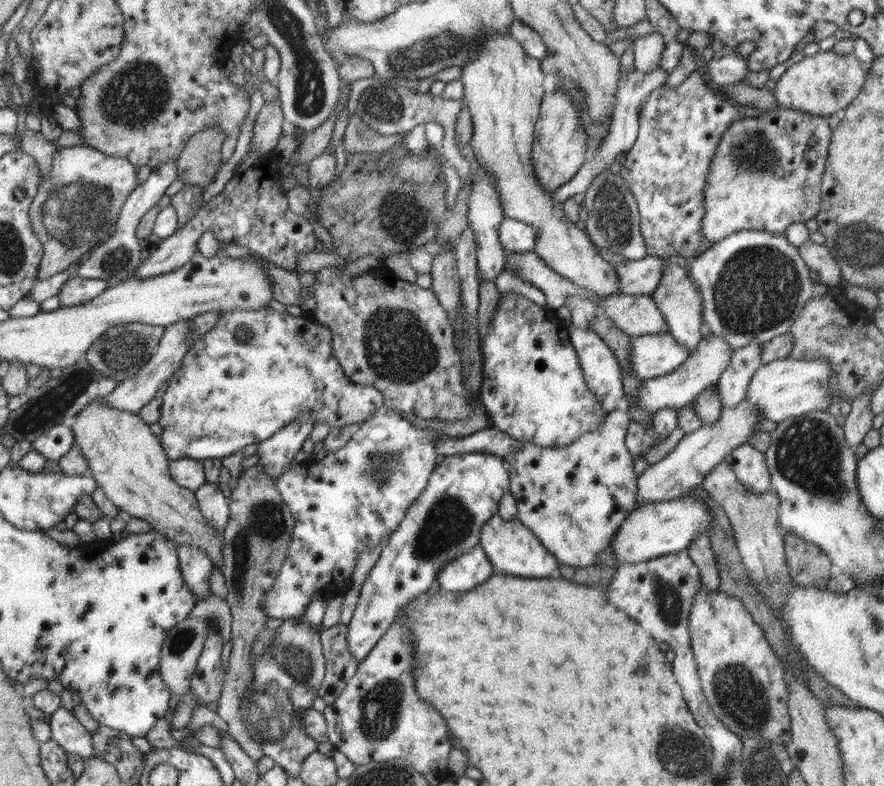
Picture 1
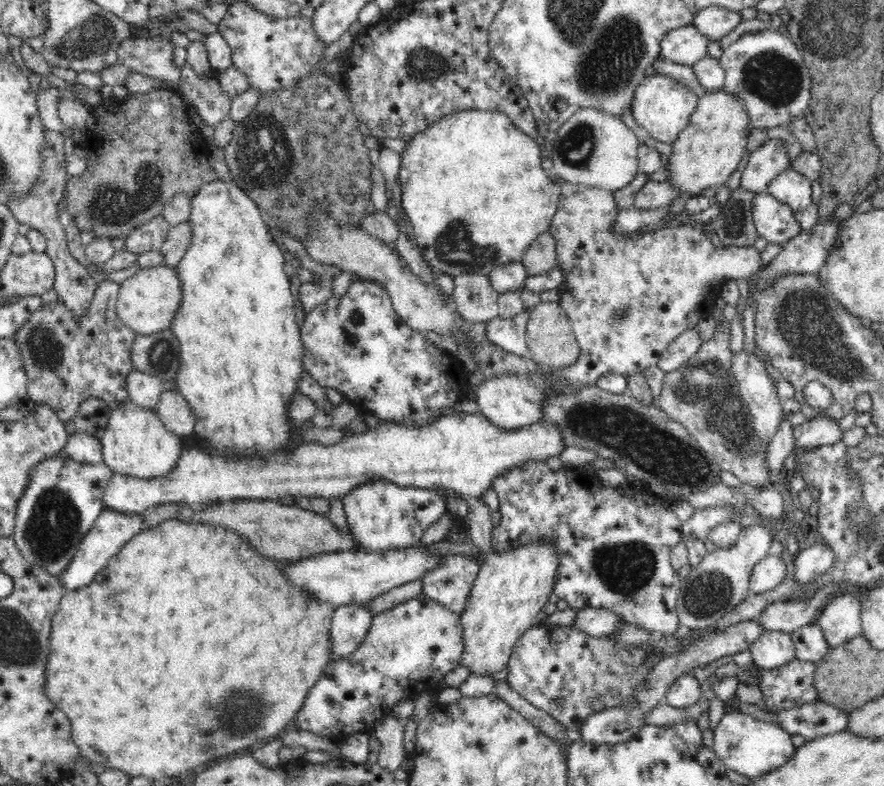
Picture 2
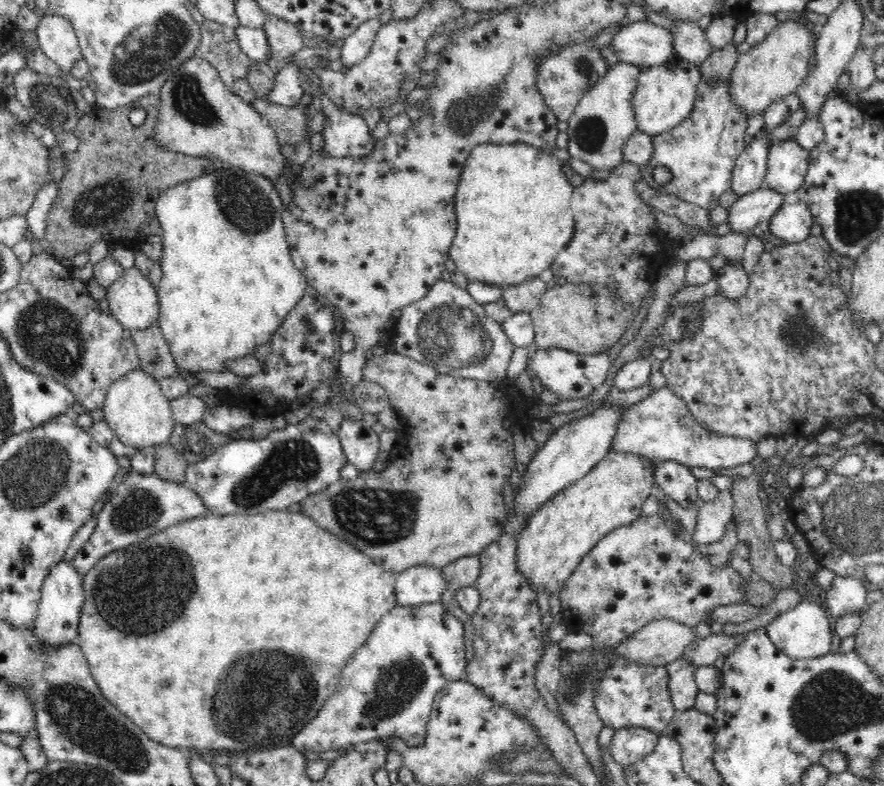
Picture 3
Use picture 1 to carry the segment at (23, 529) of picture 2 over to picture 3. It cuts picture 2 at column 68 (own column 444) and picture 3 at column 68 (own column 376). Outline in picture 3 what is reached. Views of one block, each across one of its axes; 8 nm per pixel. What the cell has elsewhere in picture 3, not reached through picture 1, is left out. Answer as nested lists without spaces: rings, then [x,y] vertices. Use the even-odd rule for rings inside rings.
[[[60,562],[49,570],[41,586],[41,599],[35,620],[34,635],[42,645],[55,649],[64,643],[78,642],[80,614],[85,601],[83,578],[72,563]]]

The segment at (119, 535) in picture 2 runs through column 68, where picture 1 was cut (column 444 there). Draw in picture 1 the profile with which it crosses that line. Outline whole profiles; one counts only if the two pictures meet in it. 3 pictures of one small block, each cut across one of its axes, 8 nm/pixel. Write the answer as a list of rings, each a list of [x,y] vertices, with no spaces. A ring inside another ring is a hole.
[[[478,545],[441,566],[435,584],[453,593],[469,591],[486,582],[495,571],[486,553]]]

